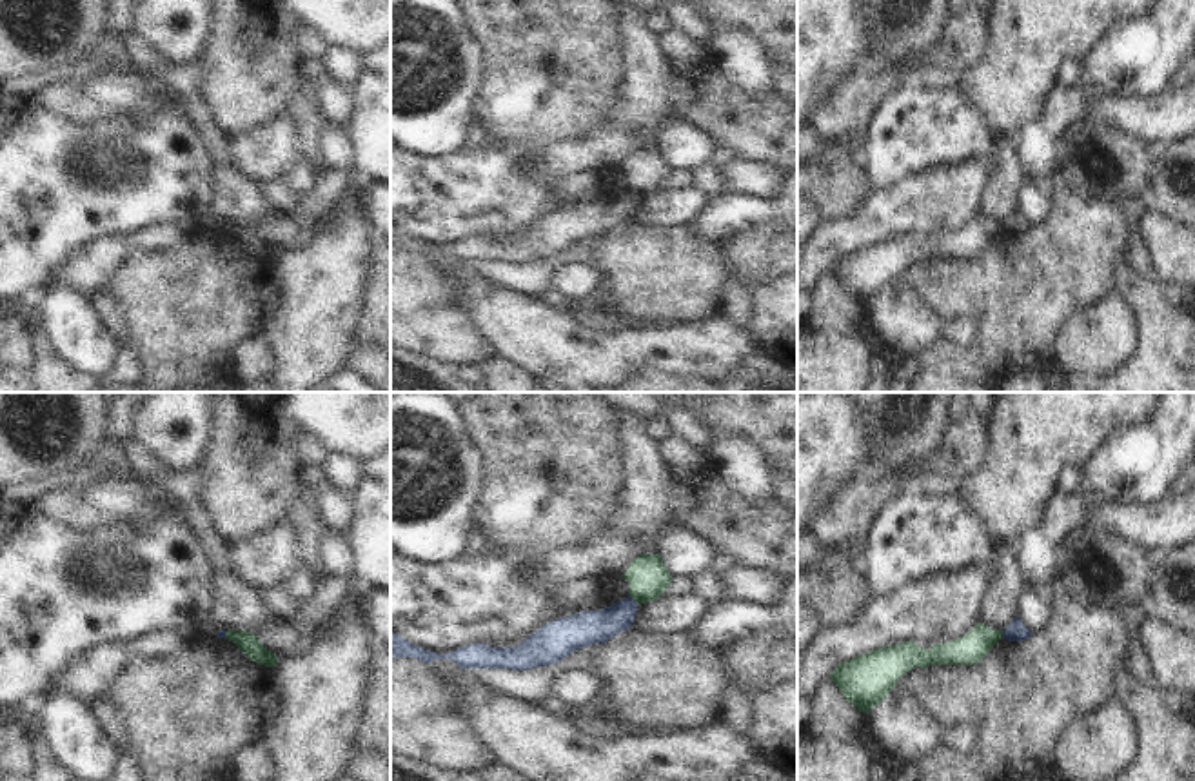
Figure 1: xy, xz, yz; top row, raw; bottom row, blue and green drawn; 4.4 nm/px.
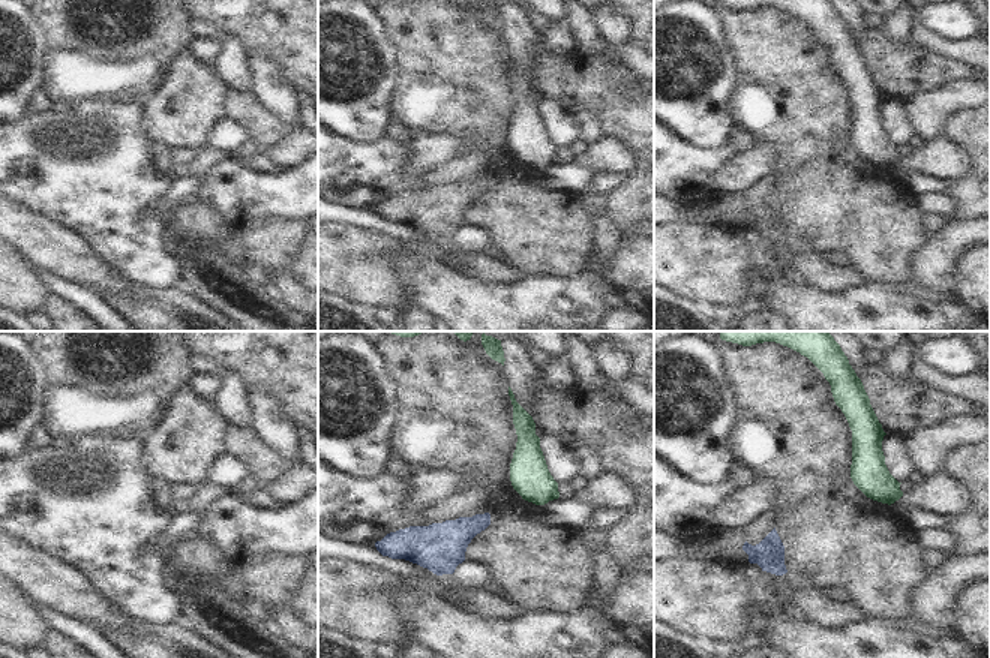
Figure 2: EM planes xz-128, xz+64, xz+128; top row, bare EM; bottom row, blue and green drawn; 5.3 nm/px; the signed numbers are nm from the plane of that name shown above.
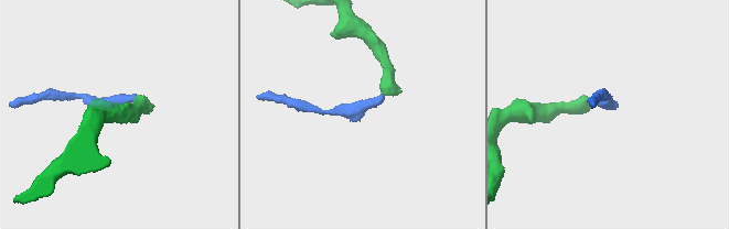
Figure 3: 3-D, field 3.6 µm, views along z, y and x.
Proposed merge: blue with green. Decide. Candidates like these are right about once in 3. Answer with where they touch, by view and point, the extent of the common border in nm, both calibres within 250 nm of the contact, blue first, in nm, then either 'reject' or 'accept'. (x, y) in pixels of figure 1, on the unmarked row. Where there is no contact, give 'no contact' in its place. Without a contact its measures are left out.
xz (632, 193) | 60 nm | 150/190 nm | reject

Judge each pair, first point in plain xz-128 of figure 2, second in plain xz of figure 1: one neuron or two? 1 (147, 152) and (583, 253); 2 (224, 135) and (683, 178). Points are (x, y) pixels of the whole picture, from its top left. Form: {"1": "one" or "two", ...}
{"1": "two", "2": "two"}

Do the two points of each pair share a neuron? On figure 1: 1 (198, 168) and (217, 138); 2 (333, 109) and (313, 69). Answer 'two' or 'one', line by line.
1: two
2: one

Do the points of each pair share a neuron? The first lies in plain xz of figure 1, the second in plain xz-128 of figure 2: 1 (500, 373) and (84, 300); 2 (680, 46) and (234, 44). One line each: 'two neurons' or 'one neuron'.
1: two neurons
2: two neurons

